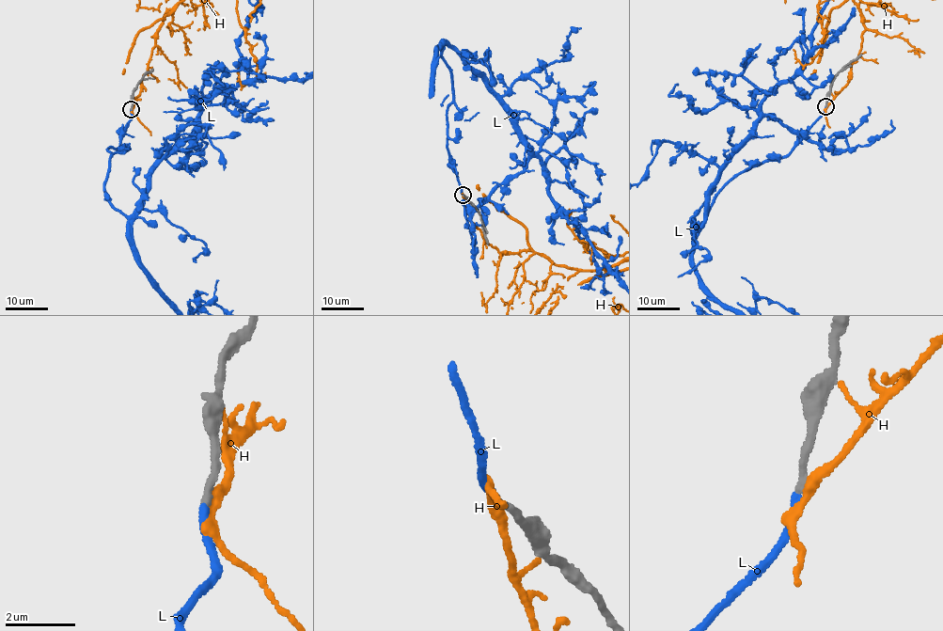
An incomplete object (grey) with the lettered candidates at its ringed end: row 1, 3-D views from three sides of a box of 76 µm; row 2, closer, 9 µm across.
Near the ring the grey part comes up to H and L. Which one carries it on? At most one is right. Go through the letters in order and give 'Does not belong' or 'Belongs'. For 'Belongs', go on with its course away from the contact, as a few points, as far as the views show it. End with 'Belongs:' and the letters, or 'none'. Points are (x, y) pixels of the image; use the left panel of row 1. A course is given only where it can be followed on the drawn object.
H: Does not belong
L: Belongs
Belongs: L

